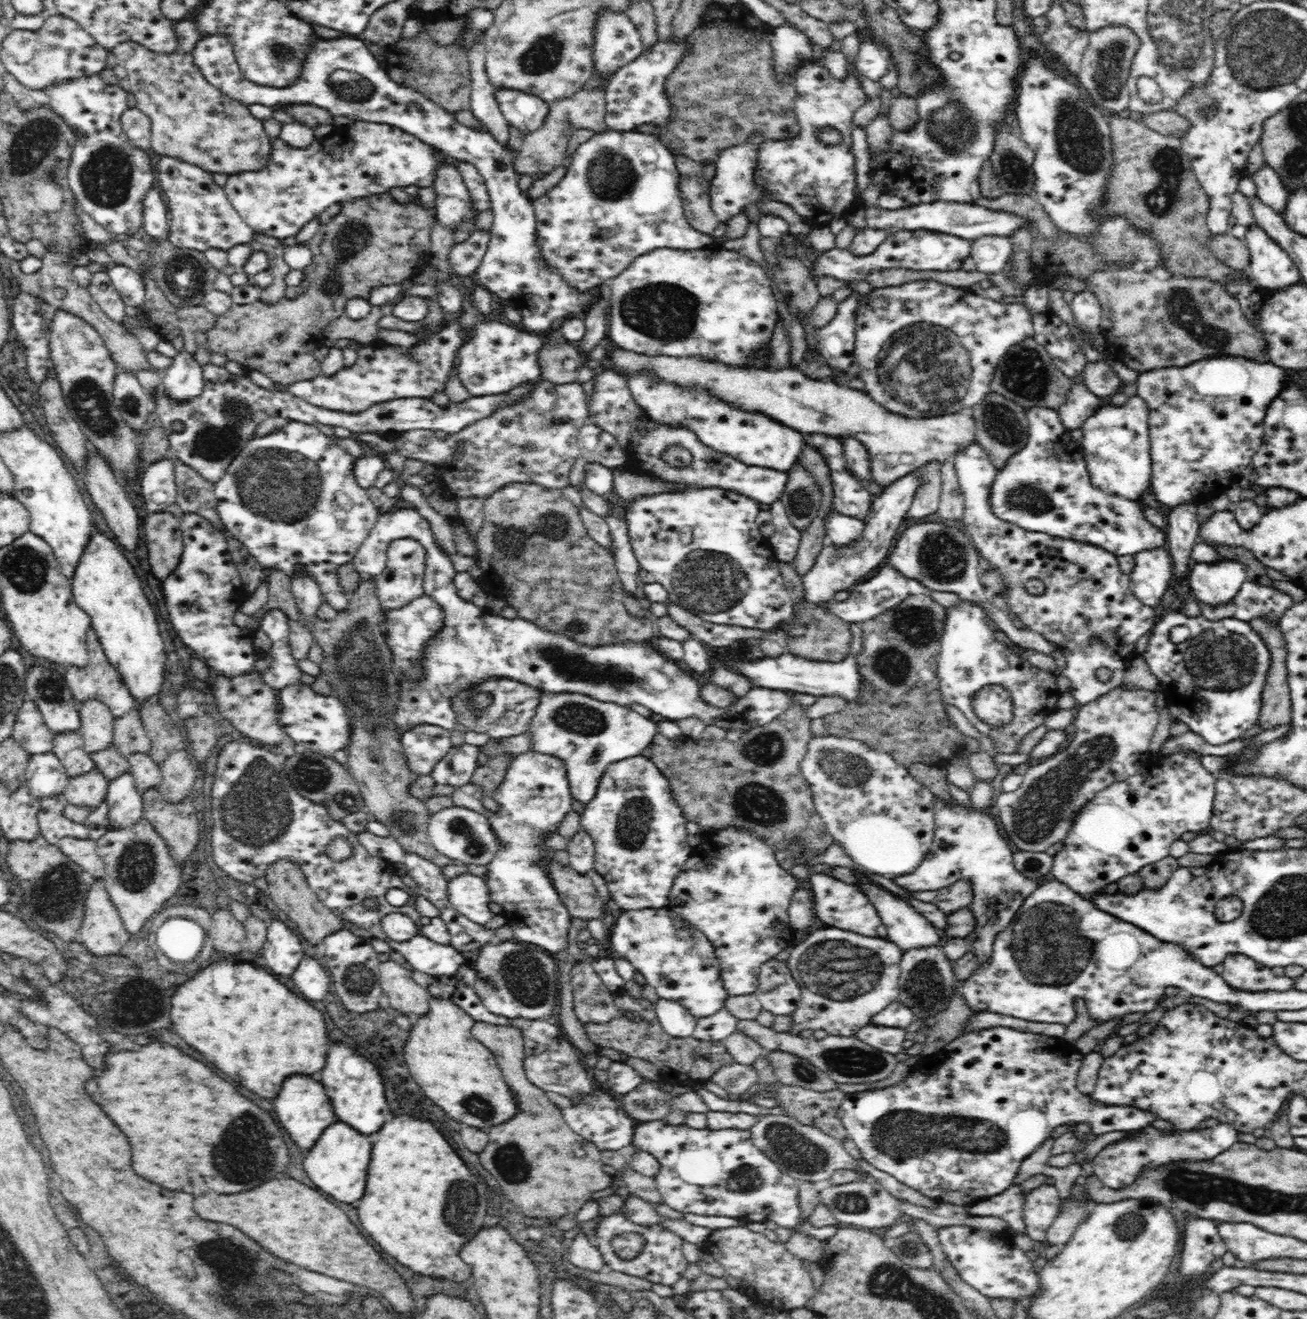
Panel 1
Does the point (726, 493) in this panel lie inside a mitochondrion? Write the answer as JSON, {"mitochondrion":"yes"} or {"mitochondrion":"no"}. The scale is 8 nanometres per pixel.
{"mitochondrion":"no"}

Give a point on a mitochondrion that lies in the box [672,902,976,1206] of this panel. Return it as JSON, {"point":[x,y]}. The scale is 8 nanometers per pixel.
{"point":[841,970]}

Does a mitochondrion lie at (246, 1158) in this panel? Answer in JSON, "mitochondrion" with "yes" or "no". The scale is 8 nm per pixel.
{"mitochondrion":"yes"}

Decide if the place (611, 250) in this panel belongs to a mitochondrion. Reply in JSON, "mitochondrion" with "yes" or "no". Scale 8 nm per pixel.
{"mitochondrion":"no"}

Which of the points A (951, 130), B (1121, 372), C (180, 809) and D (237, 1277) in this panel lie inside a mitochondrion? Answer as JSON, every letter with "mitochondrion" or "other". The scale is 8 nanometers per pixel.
{"A":"mitochondrion","B":"other","C":"other","D":"mitochondrion"}

